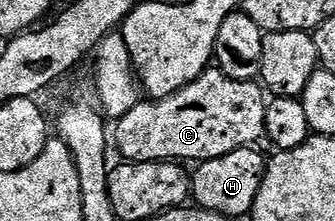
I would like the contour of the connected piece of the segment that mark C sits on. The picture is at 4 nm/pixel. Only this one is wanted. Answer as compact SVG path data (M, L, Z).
M211 67L193 81L191 85L186 85L178 93L173 93L170 97L163 99L142 99L139 100L136 107L132 107L132 111L128 111L128 115L117 118L116 125L118 125L118 149L122 152L121 160L129 163L135 161L136 163L152 163L153 161L173 161L175 163L187 163L186 161L194 161L193 163L201 163L204 161L211 161L217 157L228 155L237 149L244 149L247 147L257 146L258 140L263 140L266 137L266 107L268 104L267 94L264 92L263 86L257 80L252 81L237 81L229 78L228 75L222 73L218 67Z

